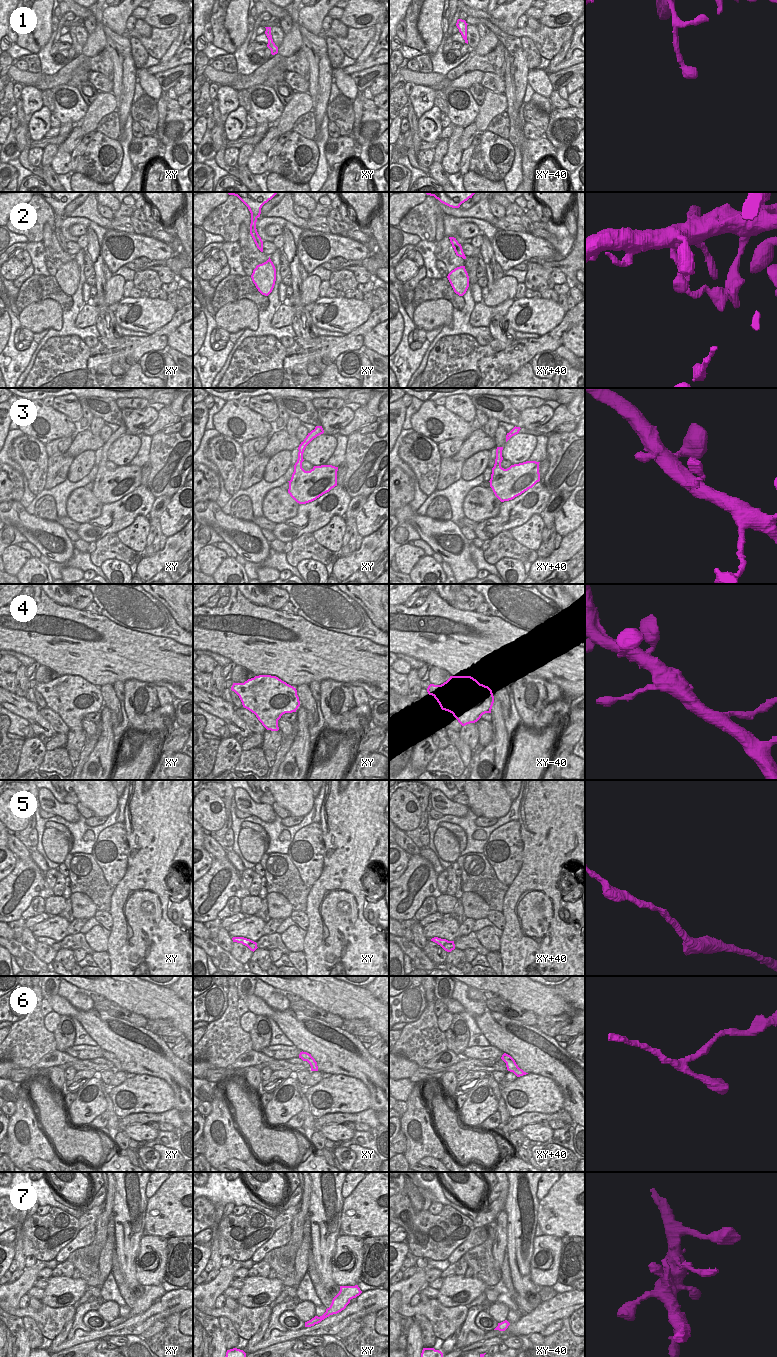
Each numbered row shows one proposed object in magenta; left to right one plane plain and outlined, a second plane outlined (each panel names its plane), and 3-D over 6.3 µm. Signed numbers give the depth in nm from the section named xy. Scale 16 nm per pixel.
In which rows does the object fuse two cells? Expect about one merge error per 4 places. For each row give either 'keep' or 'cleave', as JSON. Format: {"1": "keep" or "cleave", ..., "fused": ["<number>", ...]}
{"1": "keep", "2": "keep", "3": "keep", "4": "keep", "5": "keep", "6": "keep", "7": "keep", "fused": []}

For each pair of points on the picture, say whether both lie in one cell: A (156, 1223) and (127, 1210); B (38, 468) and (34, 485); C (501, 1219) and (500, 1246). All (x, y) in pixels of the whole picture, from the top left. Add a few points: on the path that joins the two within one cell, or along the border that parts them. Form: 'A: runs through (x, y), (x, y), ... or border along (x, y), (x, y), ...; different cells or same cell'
A: border along (147, 1199), (143, 1228); different cells
B: runs through (36, 472), (36, 481); same cell
C: runs through (501, 1226), (500, 1239); same cell

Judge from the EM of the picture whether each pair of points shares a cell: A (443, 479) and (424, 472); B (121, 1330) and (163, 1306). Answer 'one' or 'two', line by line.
A: two
B: one

